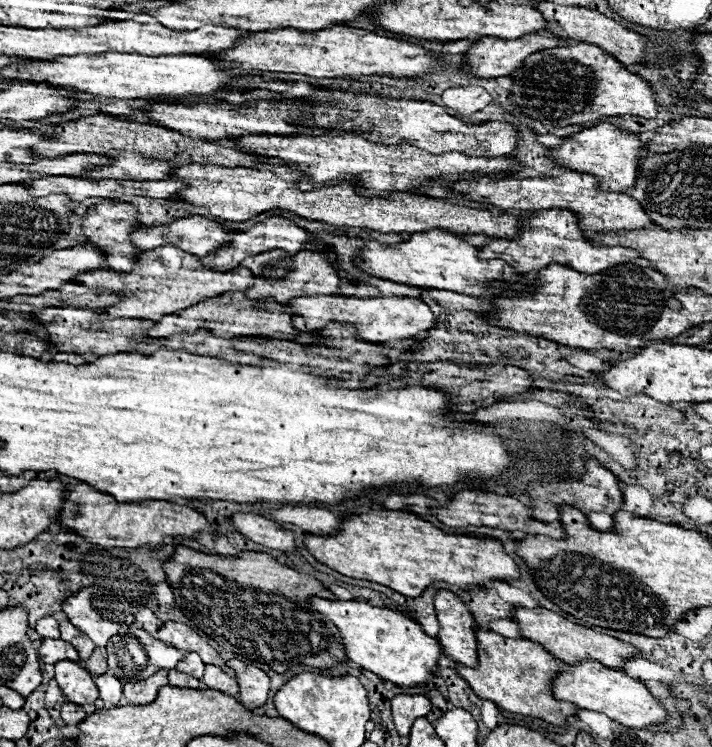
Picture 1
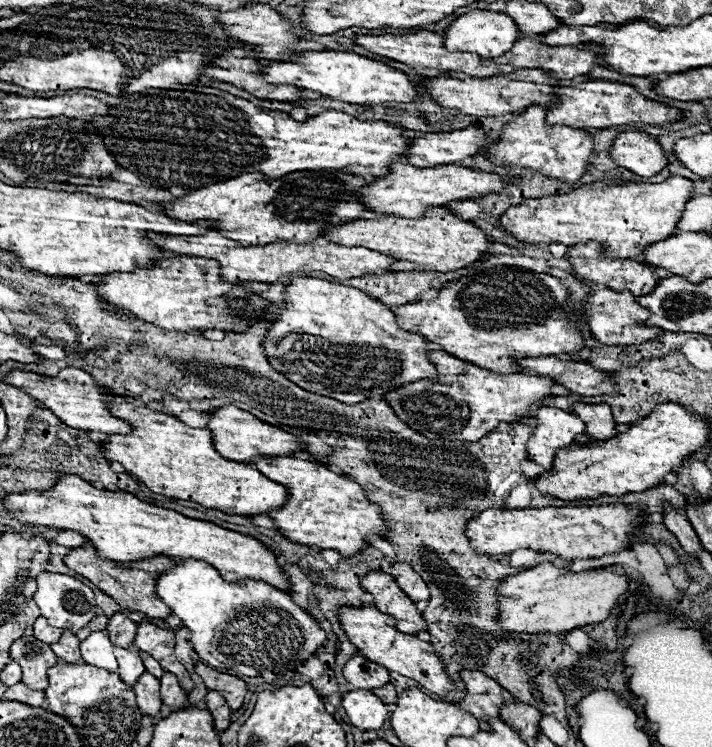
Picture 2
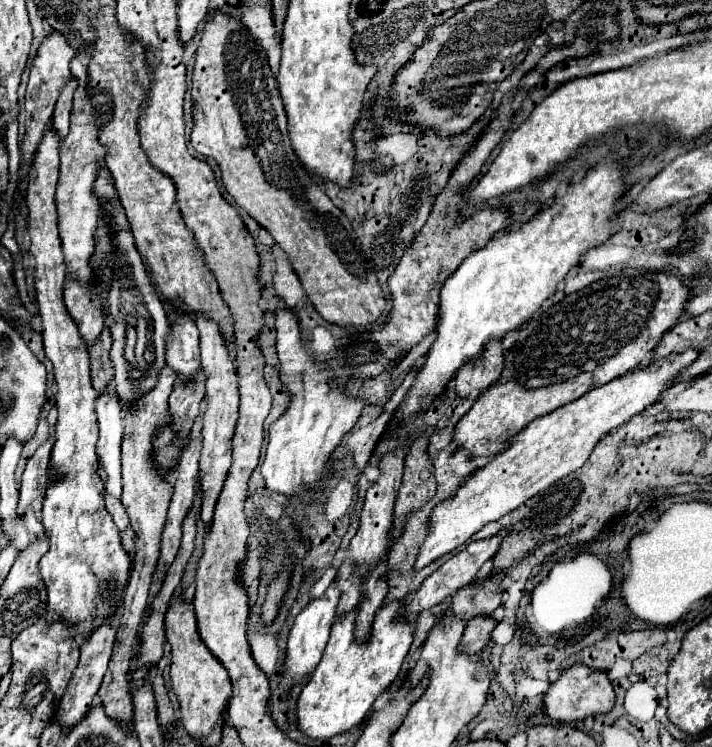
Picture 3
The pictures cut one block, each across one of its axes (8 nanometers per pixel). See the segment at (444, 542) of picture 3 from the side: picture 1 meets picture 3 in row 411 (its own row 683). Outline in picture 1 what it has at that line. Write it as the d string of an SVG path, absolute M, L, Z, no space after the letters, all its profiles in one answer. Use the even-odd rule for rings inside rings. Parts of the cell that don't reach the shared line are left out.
M586 660L578 666L566 666L554 682L554 696L558 700L578 704L584 710L602 712L620 724L628 728L638 728L638 730L654 726L654 724L664 724L670 718L662 702L656 700L640 680L628 676L622 670L608 668L594 660Z

